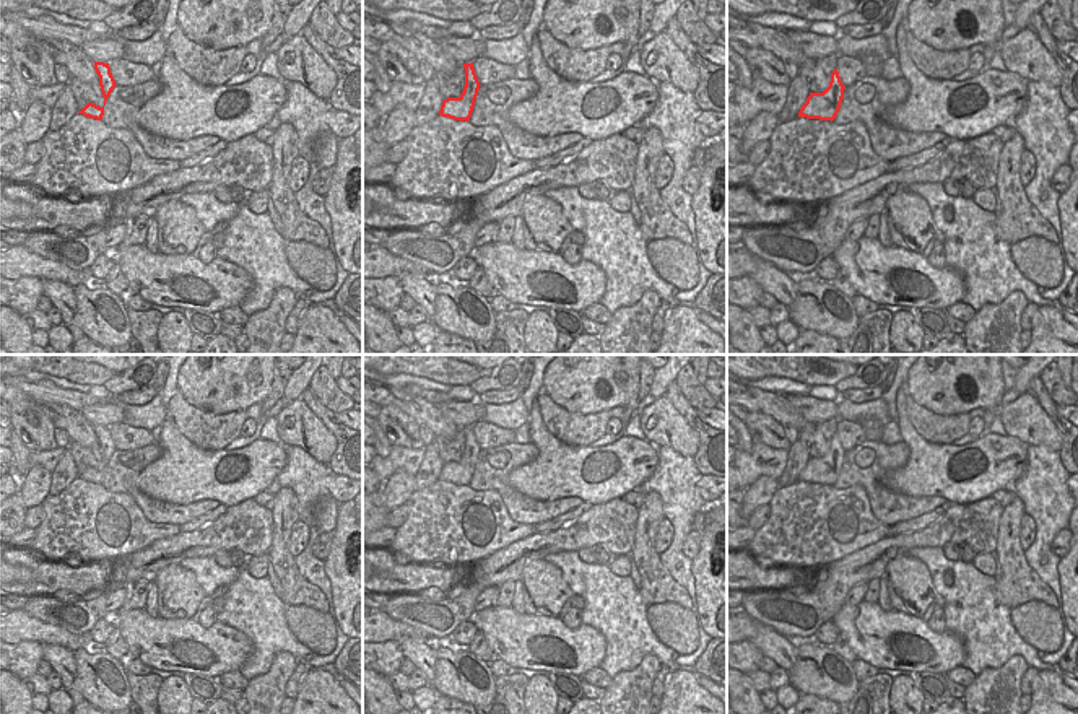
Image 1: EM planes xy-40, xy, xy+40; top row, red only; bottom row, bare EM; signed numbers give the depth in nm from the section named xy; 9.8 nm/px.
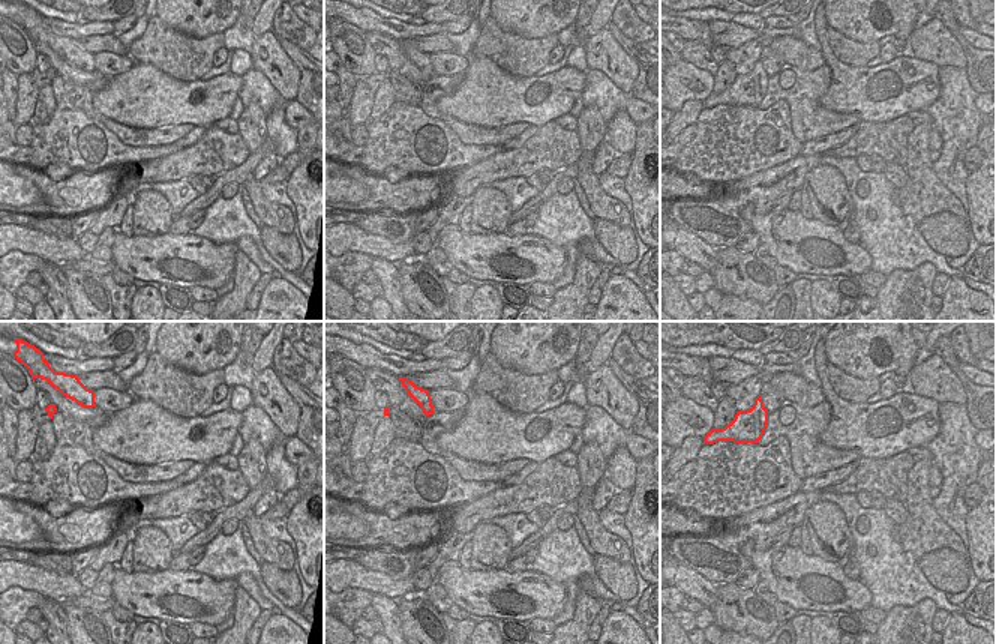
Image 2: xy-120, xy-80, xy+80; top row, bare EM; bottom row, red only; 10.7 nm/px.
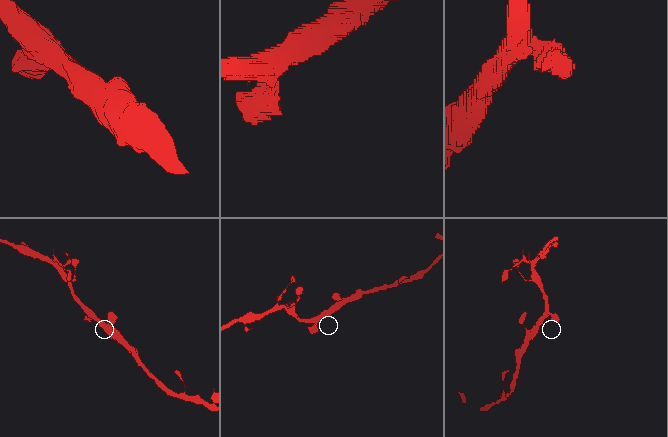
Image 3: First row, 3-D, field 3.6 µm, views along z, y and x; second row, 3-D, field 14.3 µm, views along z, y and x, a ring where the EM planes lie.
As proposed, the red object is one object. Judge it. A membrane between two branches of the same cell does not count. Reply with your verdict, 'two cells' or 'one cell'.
one cell

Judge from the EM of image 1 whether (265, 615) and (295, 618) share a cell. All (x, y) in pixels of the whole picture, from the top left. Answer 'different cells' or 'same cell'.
different cells

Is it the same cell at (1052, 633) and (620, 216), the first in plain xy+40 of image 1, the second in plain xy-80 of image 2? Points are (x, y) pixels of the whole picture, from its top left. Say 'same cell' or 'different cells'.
different cells

